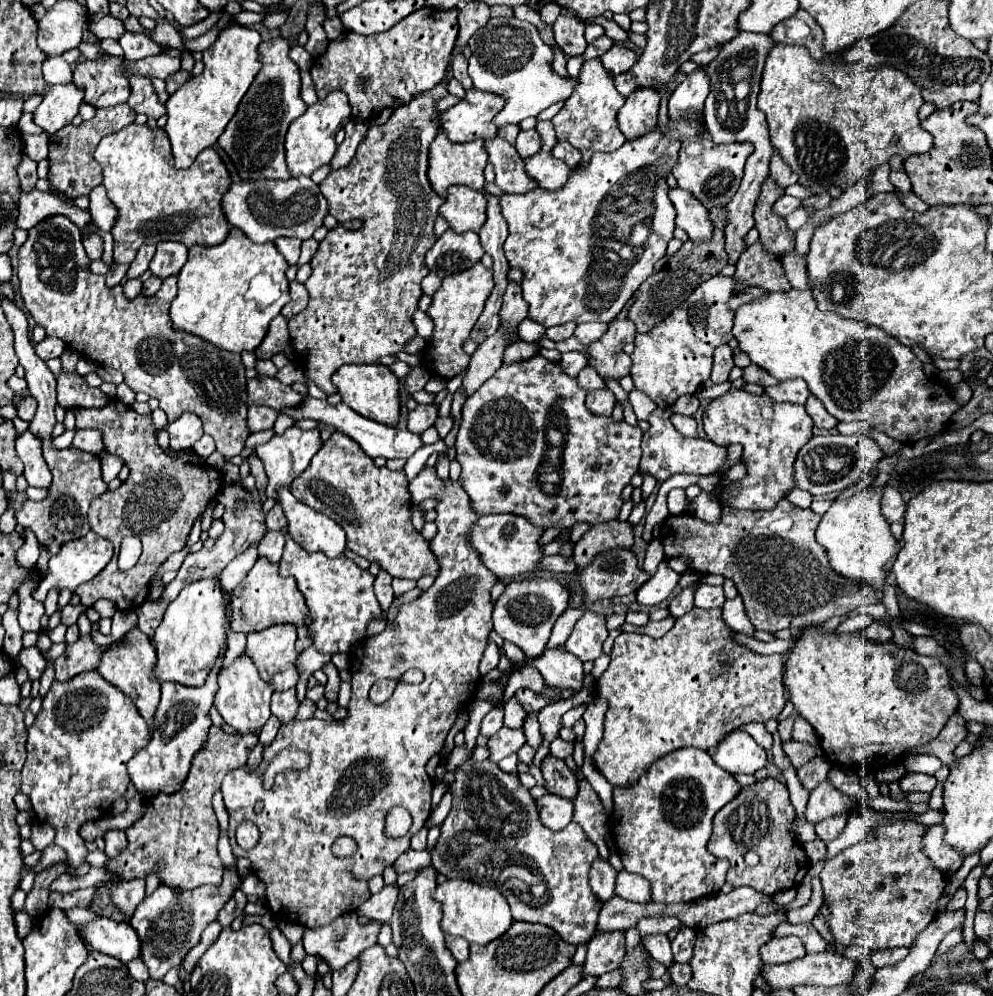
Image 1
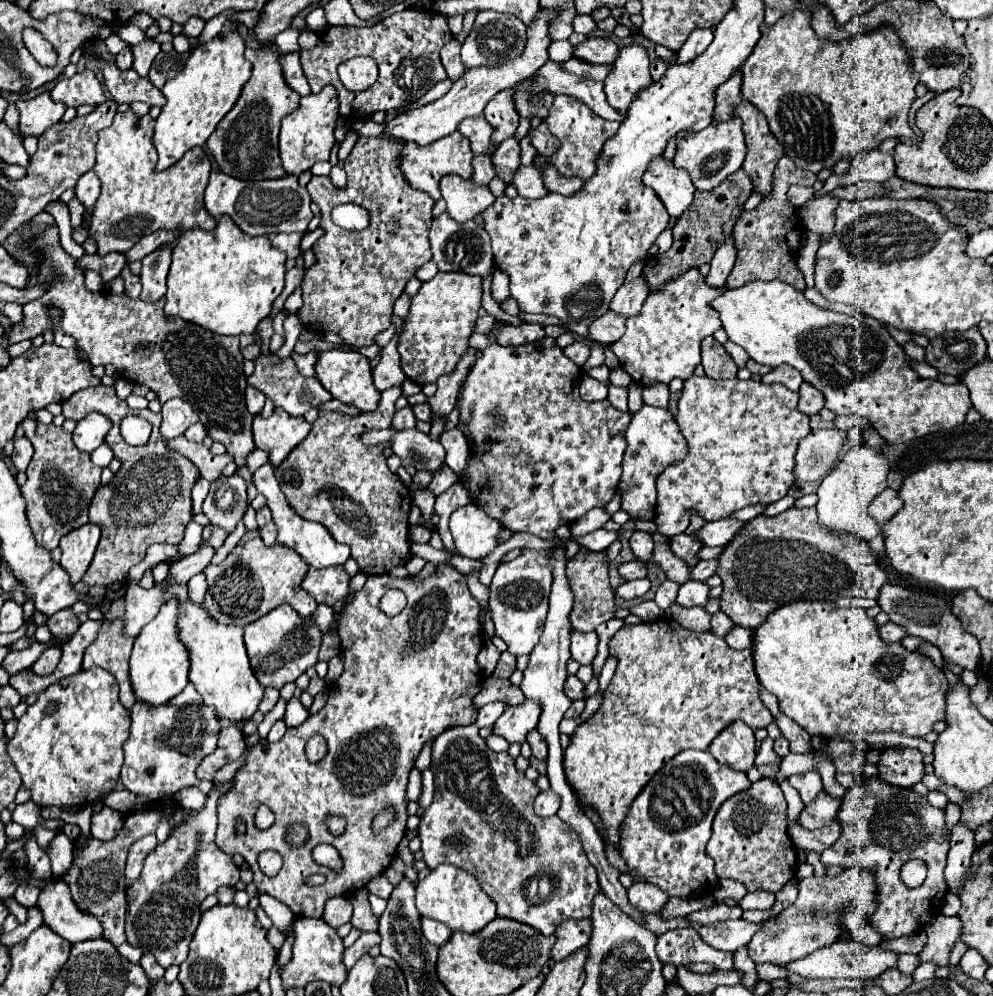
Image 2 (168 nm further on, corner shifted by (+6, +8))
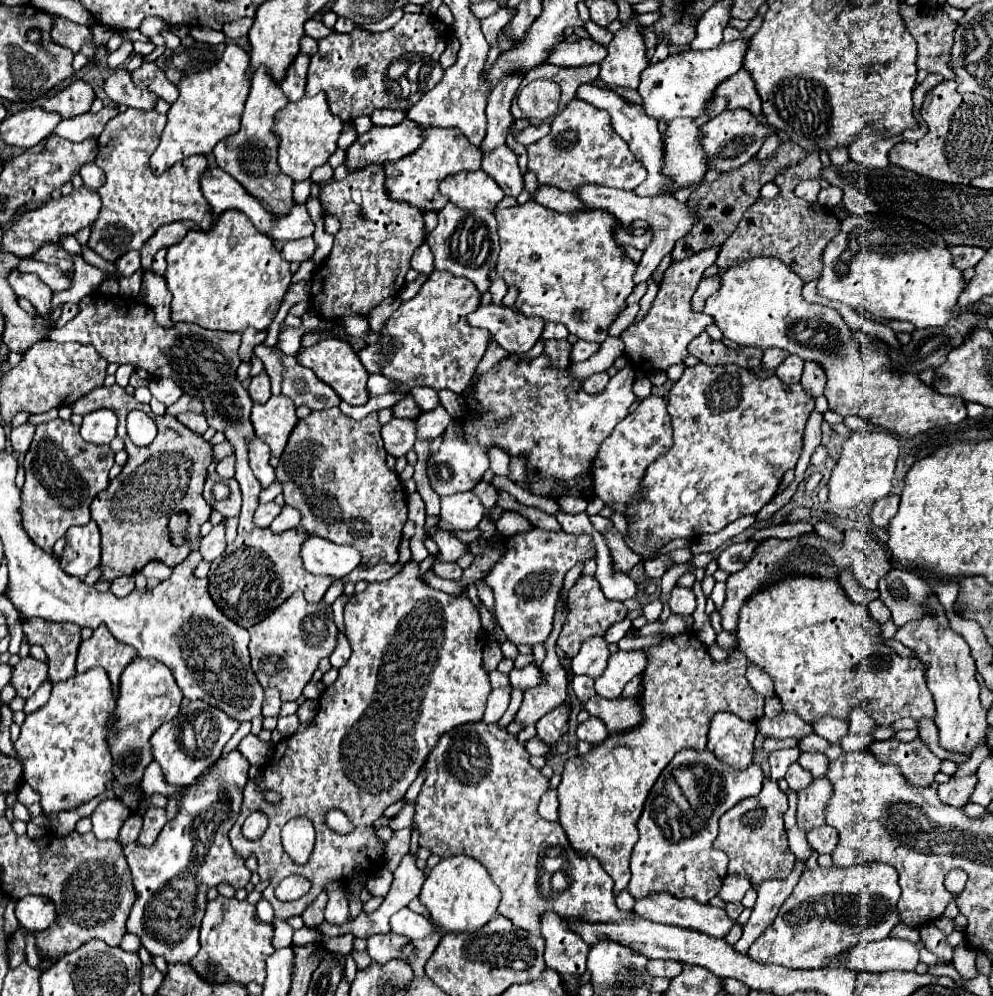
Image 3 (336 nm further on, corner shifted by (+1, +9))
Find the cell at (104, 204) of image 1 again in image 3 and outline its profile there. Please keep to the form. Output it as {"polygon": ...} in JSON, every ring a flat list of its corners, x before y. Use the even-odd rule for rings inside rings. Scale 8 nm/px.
{"polygon":[[85,163,85,165,81,165,79,173,81,173,81,177,83,177,85,187,89,187,89,189,99,189,99,187,105,183,105,173,103,173,95,163]]}

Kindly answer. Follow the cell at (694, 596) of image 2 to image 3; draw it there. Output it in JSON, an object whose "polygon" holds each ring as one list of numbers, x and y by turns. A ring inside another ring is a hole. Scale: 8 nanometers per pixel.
{"polygon":[[675,587,669,597,671,613,675,615,691,615,695,611,695,595,687,587]]}

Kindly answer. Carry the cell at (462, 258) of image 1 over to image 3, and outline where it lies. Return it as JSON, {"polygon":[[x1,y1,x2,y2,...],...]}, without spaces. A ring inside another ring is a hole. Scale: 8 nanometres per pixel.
{"polygon":[[447,203,441,213,437,213,439,223,427,235,427,245,435,257,435,269,449,271,453,275,461,275,471,279,481,293,489,289,487,275,497,265,499,253,499,235,497,235,497,221,493,211,487,209,461,209,453,203]]}

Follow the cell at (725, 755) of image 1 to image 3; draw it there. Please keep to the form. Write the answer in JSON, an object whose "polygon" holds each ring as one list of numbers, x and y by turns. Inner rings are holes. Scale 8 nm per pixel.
{"polygon":[[717,713,709,725,707,749,719,757,719,761,741,771,753,761,755,733,755,723,743,721,733,713],[711,727,717,729,711,733]]}

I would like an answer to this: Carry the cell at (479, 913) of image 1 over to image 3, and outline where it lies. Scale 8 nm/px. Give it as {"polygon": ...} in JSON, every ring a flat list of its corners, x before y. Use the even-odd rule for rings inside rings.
{"polygon":[[451,855,441,859,427,875,419,893,419,901,429,909,433,921,453,933,473,933,481,929,481,925,497,915,499,897,501,893,497,885,493,885,487,869,469,855]]}

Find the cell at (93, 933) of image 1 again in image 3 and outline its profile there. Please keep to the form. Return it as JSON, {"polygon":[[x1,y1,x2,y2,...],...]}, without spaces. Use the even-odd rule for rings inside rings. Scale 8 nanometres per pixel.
{"polygon":[[29,895,15,903,15,917,21,927,31,931,41,931,53,923,55,913,53,913,53,905,49,905,45,897]]}

